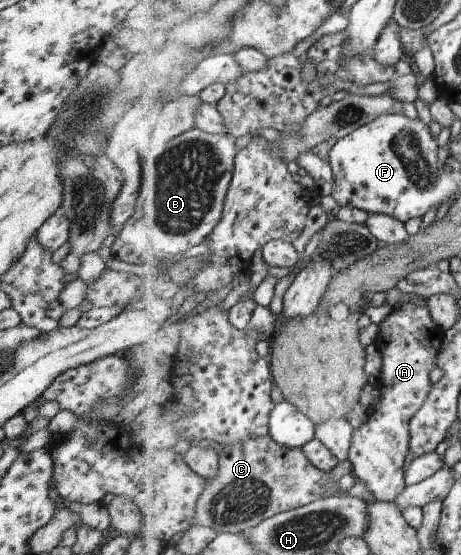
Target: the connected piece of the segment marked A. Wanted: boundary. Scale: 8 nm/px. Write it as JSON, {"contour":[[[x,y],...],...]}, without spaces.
{"contour":[[[416,293],[410,296],[409,301],[398,302],[379,323],[379,338],[374,345],[382,360],[377,384],[382,399],[373,407],[368,422],[354,429],[348,458],[355,479],[366,482],[368,491],[386,502],[395,502],[408,486],[404,464],[410,452],[409,424],[433,389],[431,372],[437,367],[437,356],[445,337],[445,331],[431,315],[428,299]]]}

